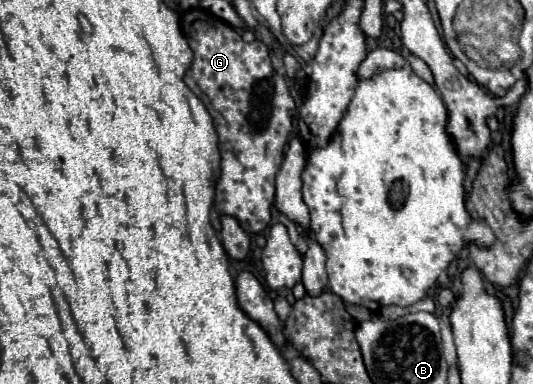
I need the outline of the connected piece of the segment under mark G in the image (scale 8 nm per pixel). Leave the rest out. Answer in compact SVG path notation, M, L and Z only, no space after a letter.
M216 16L194 20L184 34L194 52L194 62L184 76L184 82L204 102L206 110L214 118L214 128L220 138L218 146L222 154L222 174L216 184L216 192L222 196L222 202L216 202L216 208L222 214L236 216L246 232L262 232L272 220L276 174L280 168L274 156L266 152L266 144L274 134L274 130L280 130L280 136L290 136L292 114L296 108L294 100L290 96L286 80L272 68L270 52L264 42L252 42L252 44L244 42L230 24L218 20Z

